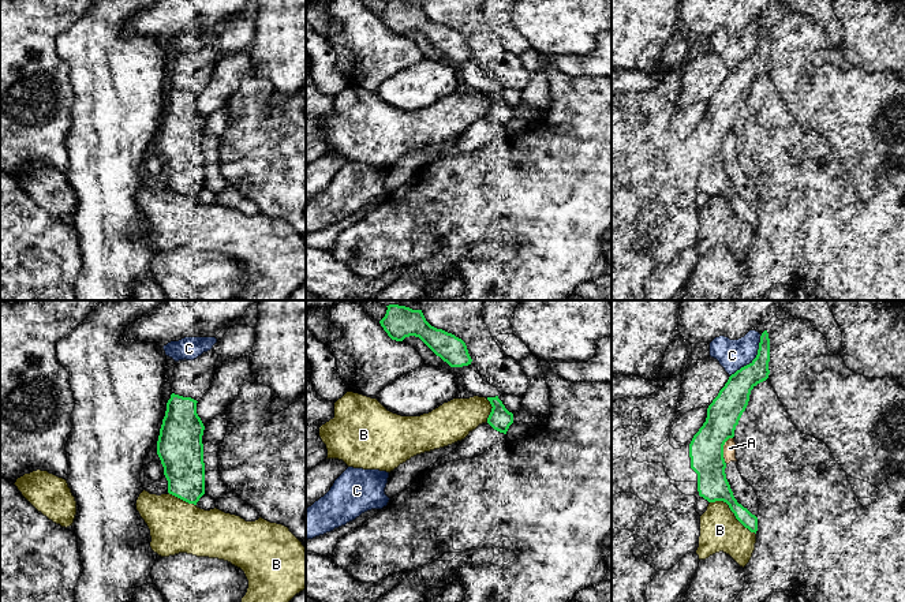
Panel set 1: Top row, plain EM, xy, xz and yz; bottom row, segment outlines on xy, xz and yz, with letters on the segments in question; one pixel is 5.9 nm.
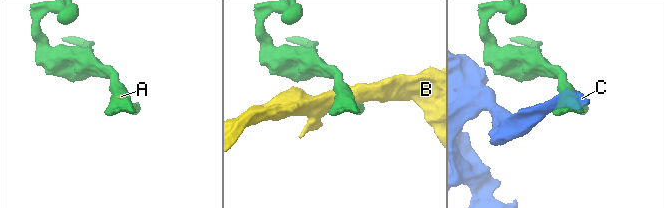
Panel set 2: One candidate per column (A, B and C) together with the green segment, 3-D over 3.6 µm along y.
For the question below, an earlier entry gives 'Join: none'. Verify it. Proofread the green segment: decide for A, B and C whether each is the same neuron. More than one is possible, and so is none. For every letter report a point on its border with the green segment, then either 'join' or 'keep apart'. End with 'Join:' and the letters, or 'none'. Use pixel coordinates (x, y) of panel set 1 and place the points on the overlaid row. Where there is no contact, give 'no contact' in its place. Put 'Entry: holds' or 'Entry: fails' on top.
Entry: holds
A: yz (722, 449) | keep apart
B: yz (732, 511) | keep apart
C: yz (755, 358) | keep apart
Join: none

